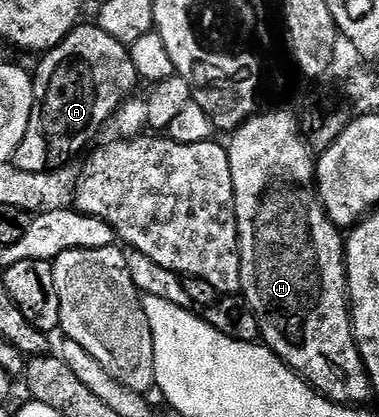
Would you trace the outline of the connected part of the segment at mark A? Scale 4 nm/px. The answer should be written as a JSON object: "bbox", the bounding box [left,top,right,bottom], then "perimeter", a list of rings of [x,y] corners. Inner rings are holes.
{"bbox":[17,25,138,173],"perimeter":[[[77,25],[57,47],[43,56],[40,68],[34,71],[34,109],[30,113],[30,125],[26,129],[26,137],[22,145],[18,145],[17,167],[26,173],[42,173],[61,167],[67,167],[72,158],[112,122],[112,116],[122,104],[128,102],[132,91],[138,84],[138,76],[134,69],[131,50],[125,44],[114,41],[110,33],[106,33],[98,25]]]}

